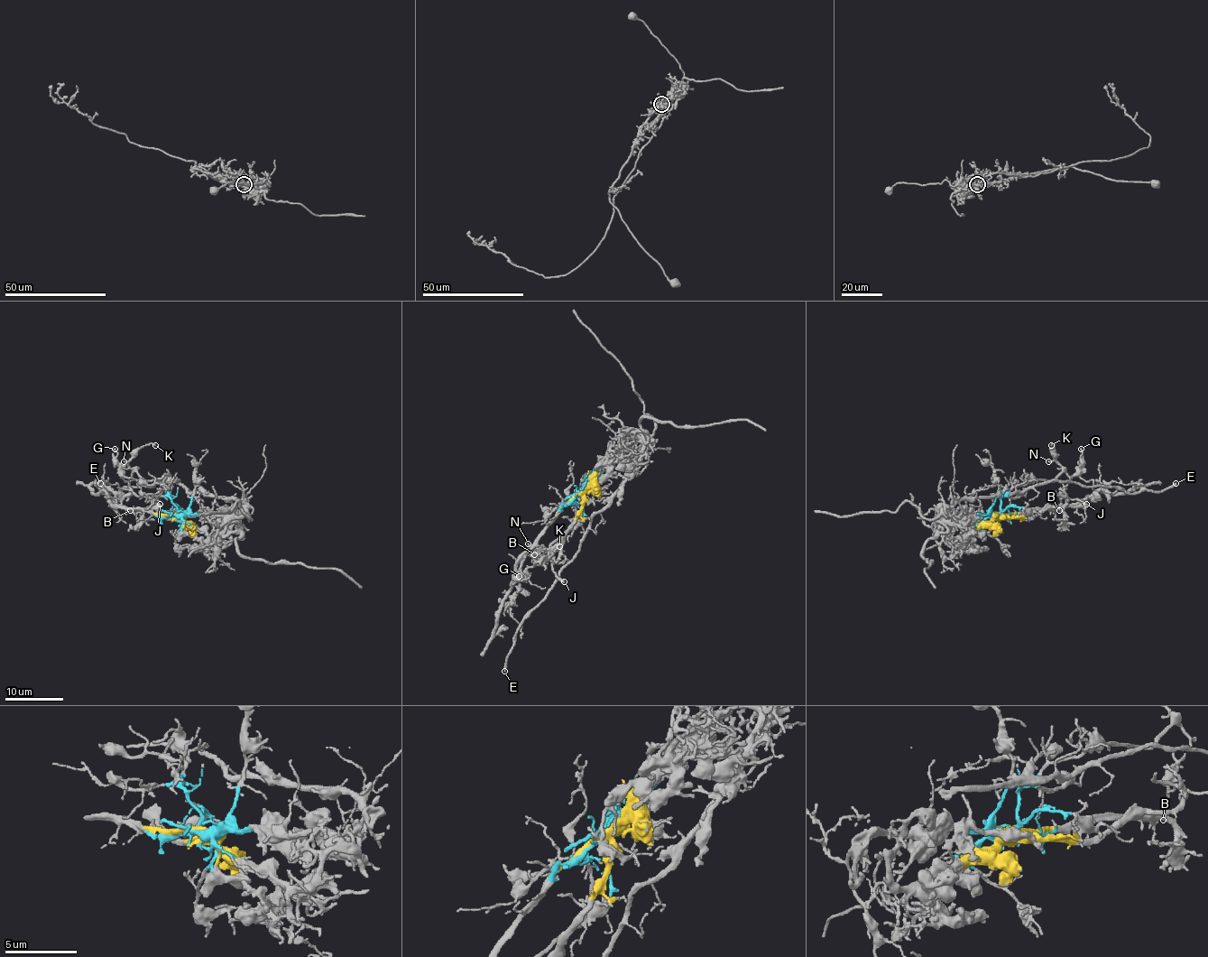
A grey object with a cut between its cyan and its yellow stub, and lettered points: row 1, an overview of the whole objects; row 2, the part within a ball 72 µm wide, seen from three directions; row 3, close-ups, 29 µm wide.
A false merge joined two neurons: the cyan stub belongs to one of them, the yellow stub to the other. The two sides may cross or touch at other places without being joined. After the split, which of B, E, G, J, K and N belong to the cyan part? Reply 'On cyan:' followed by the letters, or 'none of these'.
On cyan: E, G, K, N

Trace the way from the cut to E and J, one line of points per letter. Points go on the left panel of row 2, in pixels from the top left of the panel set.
E: (176, 515), (169, 497), (170, 486), (179, 479), (124, 487), (118, 493), (104, 491), (99, 483)
J: (176, 515), (169, 517), (149, 500), (161, 505)

